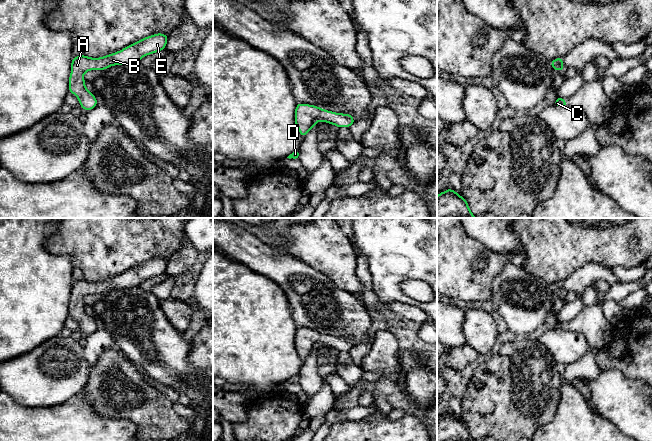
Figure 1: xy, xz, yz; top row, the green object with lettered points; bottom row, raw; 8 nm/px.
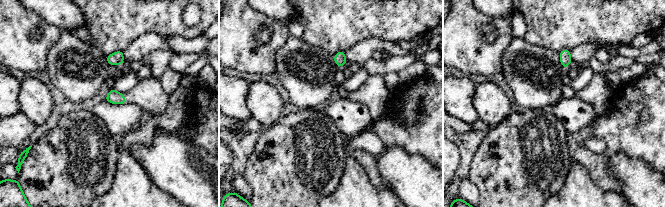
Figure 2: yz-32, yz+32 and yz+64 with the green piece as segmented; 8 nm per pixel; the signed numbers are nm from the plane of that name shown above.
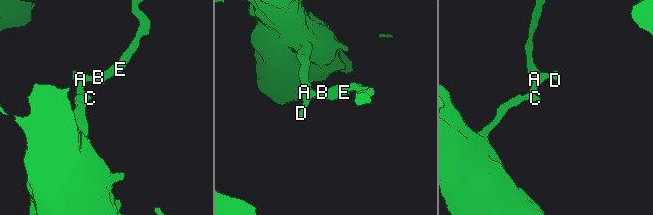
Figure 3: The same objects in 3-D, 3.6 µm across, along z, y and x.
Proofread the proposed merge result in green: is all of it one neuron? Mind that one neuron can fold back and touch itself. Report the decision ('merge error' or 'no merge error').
no merge error

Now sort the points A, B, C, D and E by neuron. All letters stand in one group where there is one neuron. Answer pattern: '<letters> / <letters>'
A B C D E

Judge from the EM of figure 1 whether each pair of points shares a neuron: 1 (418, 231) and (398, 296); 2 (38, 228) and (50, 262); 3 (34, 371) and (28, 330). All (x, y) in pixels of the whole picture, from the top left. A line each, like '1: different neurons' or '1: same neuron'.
1: same neuron
2: same neuron
3: different neurons

